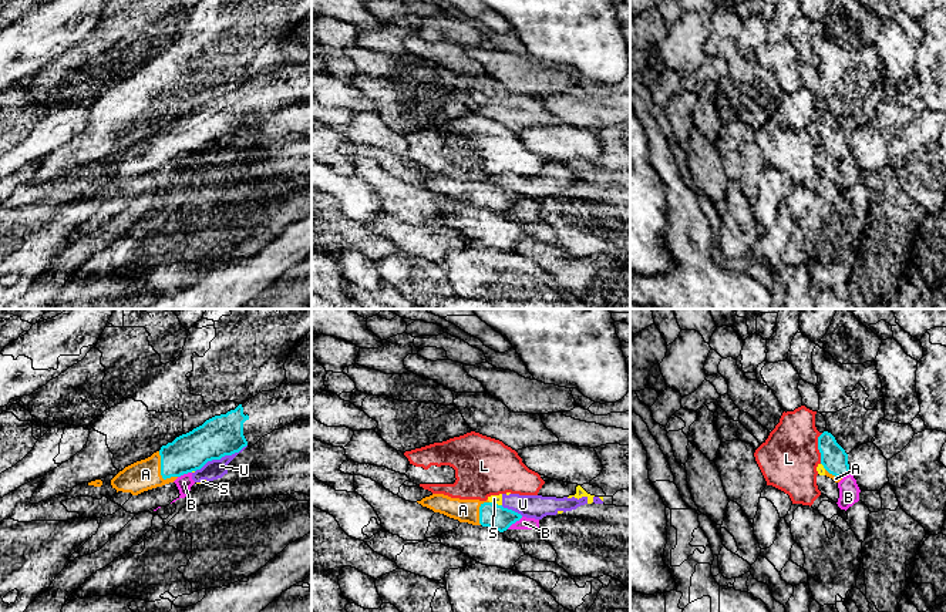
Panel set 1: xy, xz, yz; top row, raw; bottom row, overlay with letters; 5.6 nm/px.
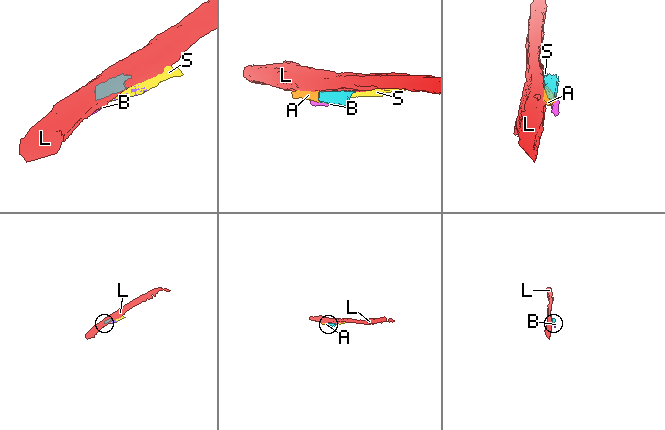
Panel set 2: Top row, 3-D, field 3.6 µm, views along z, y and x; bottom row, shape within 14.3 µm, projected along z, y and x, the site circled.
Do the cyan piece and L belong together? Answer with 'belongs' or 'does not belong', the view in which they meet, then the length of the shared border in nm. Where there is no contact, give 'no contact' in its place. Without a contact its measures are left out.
does not belong | yz | 180 nm

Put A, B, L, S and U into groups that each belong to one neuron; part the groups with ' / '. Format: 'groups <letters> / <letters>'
groups A / B / L / S U

